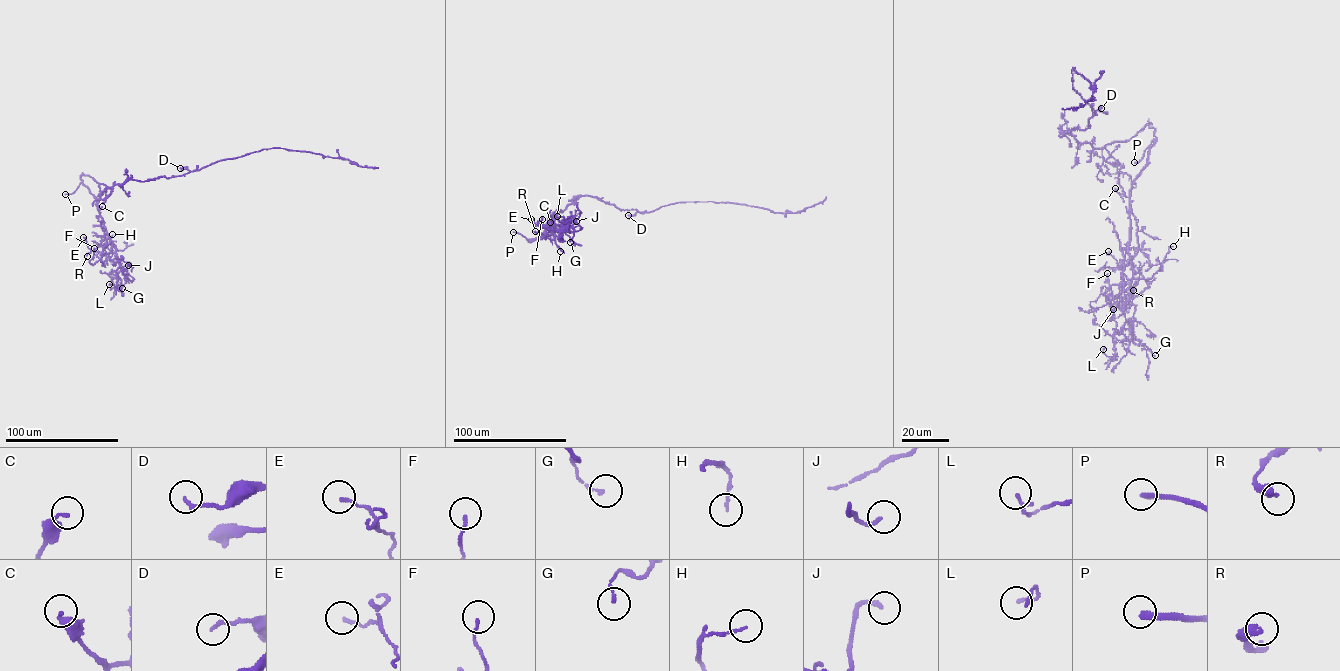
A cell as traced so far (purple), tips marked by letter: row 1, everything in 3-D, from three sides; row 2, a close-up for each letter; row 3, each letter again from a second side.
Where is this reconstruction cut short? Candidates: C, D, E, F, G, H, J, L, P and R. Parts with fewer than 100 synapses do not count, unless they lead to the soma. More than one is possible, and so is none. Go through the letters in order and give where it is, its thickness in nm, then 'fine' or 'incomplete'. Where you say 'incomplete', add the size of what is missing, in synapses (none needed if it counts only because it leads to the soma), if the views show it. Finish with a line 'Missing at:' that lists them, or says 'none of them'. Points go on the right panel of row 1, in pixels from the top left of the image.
C: at (1115, 188); 190 nm thick; fine
D: at (1101, 108); 160 nm thick; fine
E: at (1108, 251); 130 nm thick; fine
F: at (1107, 273); 120 nm thick; fine
G: at (1155, 355); 120 nm thick; fine
H: at (1173, 246); 120 nm thick; fine
J: at (1113, 309); 180 nm thick; fine
L: at (1103, 349); 140 nm thick; fine
P: at (1134, 162); 240 nm thick; incomplete
R: at (1133, 290); 400 nm thick; fine
Missing at: P

